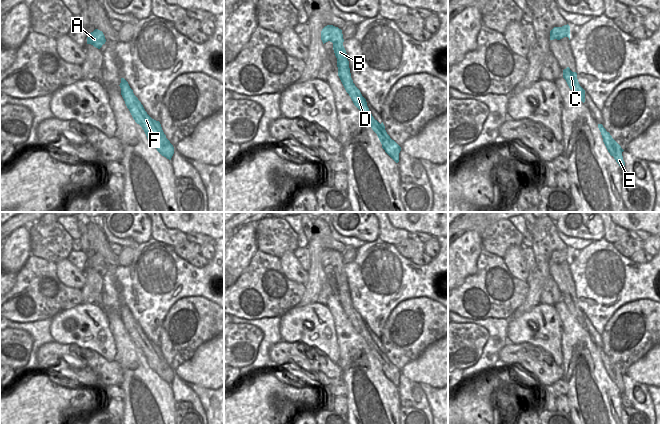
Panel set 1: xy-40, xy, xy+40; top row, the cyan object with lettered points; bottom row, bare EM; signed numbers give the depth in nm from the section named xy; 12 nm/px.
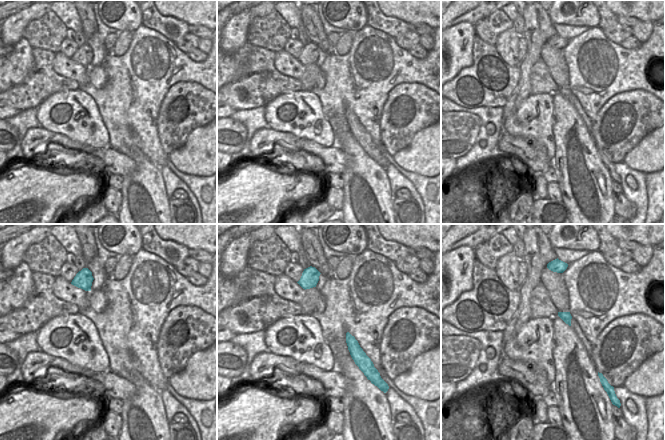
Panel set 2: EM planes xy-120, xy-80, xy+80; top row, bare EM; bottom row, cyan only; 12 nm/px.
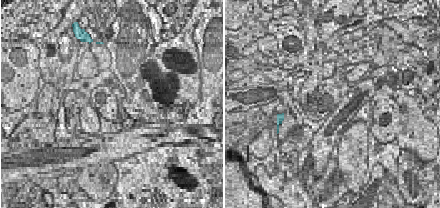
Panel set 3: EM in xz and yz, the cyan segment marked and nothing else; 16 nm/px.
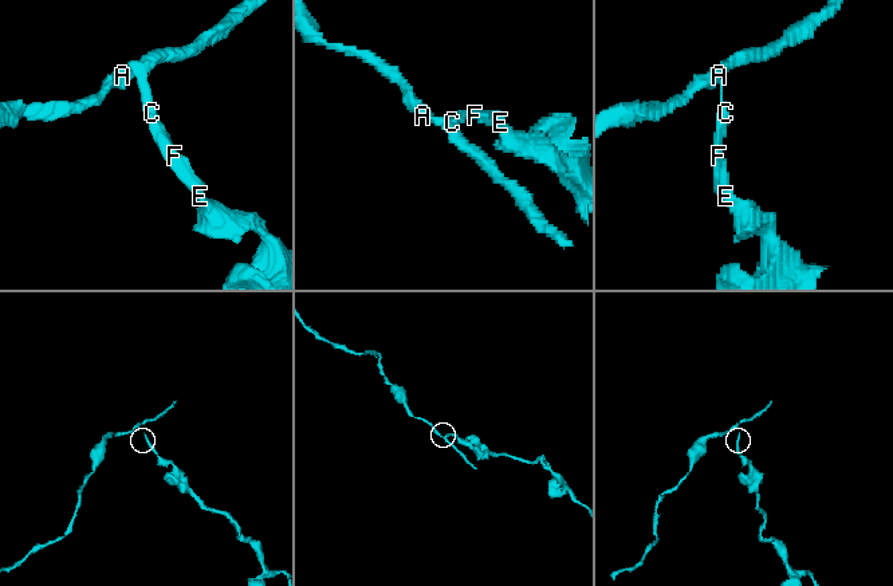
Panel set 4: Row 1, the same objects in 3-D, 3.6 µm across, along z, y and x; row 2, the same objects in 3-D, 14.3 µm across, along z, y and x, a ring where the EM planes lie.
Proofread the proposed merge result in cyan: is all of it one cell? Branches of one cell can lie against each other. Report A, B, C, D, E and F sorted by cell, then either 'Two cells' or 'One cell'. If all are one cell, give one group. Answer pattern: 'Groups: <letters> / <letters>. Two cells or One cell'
Groups: A / B C D E F. Two cells

